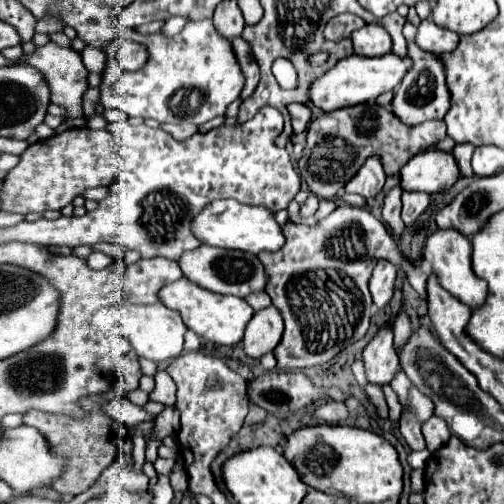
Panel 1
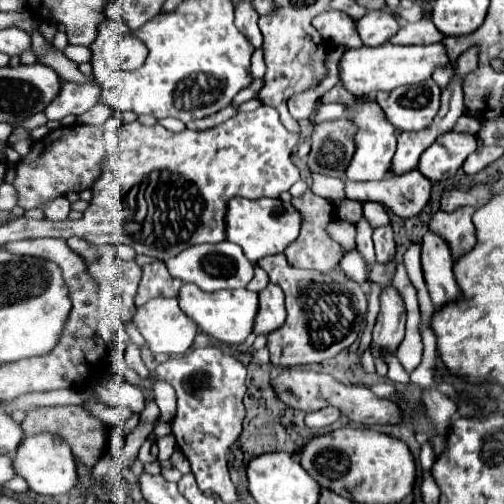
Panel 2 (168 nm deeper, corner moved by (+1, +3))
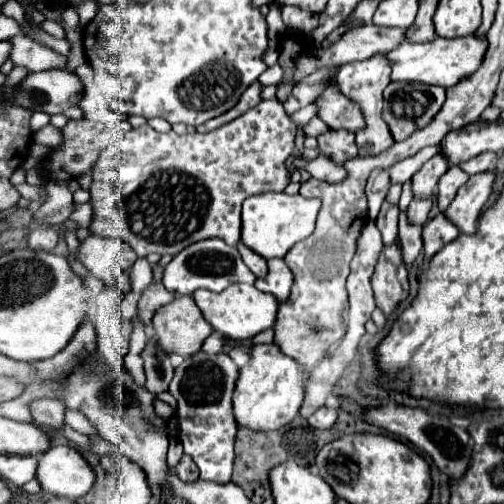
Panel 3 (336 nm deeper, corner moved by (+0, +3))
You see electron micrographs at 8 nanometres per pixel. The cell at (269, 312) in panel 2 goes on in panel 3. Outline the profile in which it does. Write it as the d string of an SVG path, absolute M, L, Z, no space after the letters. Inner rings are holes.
M270 259L268 261L268 273L266 277L256 279L256 287L260 291L272 293L280 303L286 301L286 297L290 295L290 287L294 283L294 275L290 271L290 267L284 263L284 259Z

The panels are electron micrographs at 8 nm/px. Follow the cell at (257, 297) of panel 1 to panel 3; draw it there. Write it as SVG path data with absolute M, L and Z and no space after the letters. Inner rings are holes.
M238 243L238 251L240 251L244 263L250 267L250 271L256 277L264 277L268 273L268 267L266 267L266 259L264 257L258 257L252 249L246 249L246 245L242 245L242 243Z

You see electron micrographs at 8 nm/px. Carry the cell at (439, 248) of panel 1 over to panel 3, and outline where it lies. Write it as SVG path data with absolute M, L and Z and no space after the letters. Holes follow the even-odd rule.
M492 171L472 175L462 189L458 189L458 195L450 203L450 207L444 211L444 215L458 225L462 233L474 233L476 221L482 213L482 207L486 205L488 197L492 195L492 185L496 181L496 175Z

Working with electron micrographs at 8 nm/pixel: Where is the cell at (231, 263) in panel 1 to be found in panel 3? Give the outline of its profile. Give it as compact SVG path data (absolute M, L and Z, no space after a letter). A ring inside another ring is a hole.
M214 237L214 239L198 241L194 245L188 245L186 249L182 249L182 253L178 253L164 267L162 285L176 297L182 297L182 295L192 295L196 289L208 289L208 291L220 293L232 283L254 283L254 279L256 279L254 273L250 273L250 269L244 265L238 249L226 245L222 239Z

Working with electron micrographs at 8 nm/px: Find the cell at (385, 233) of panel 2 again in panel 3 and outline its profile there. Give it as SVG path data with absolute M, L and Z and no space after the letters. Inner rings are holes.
M388 201L382 203L382 209L376 217L376 225L382 233L382 241L384 245L390 245L396 241L396 235L398 235L398 205L390 205Z

